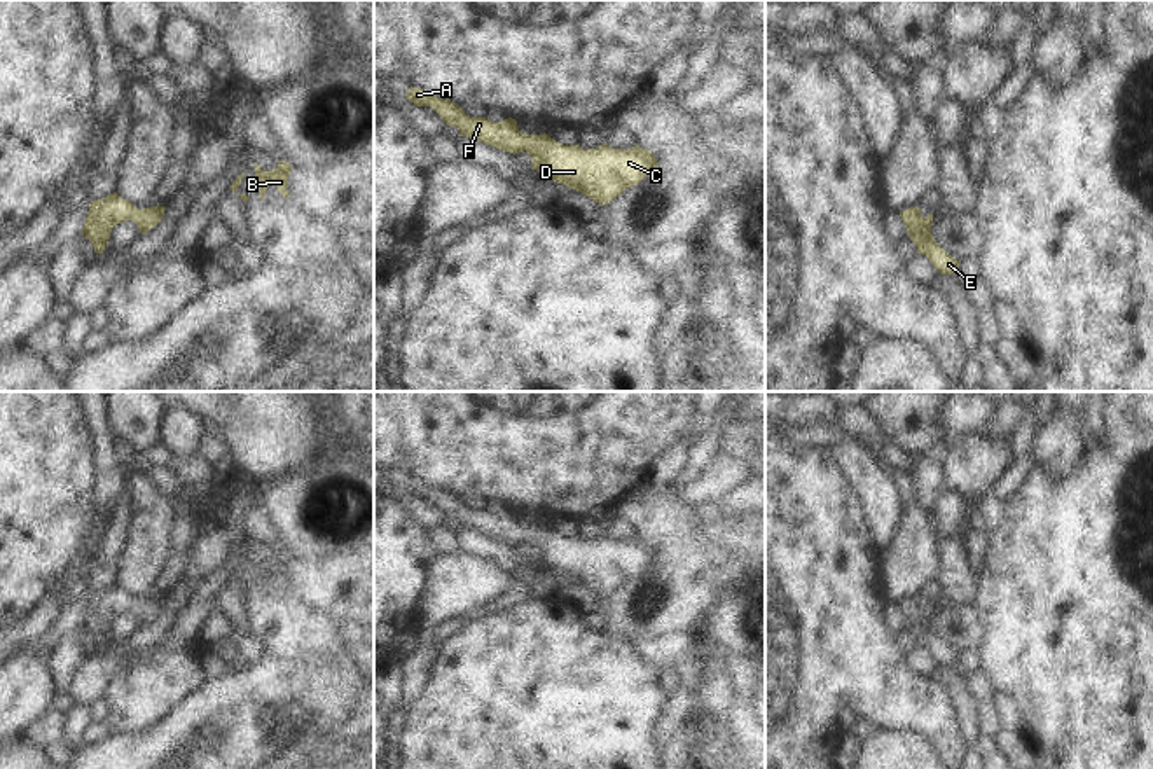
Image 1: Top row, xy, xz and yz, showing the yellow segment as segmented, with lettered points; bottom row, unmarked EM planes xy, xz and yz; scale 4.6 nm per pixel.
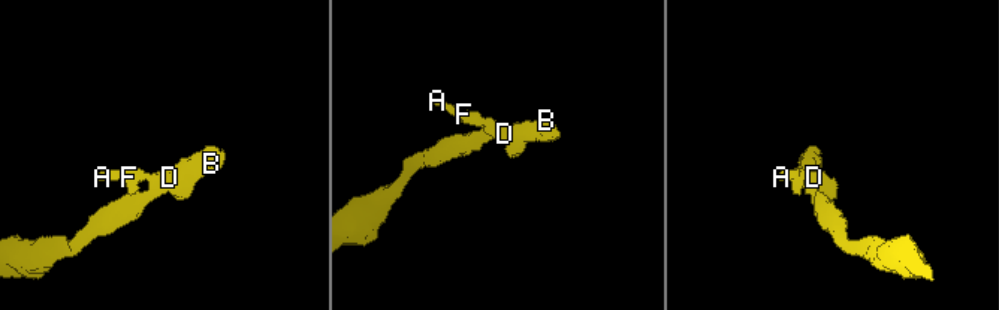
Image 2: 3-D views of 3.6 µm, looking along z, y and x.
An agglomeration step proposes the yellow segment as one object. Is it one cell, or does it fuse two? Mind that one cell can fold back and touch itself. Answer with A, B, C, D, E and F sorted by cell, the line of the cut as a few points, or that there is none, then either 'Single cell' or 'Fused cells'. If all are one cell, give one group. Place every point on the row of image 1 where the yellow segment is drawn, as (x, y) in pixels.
Groups: A B C D E F. No split. Single cell.

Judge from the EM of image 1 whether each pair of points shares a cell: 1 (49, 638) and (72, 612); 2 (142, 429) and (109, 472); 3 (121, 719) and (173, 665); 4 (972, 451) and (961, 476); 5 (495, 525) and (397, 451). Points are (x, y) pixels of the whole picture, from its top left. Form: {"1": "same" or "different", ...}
{"1": "same", "2": "different", "3": "same", "4": "same", "5": "different"}

